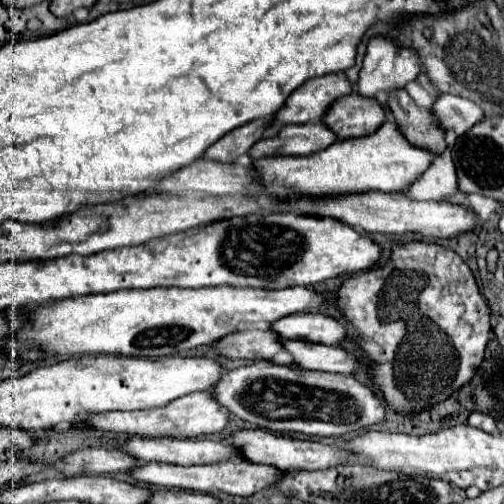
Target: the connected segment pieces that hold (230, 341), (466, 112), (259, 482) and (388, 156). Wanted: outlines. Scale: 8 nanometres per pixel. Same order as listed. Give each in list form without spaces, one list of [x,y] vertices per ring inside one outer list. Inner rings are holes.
[[[242,322],[235,334],[225,336],[217,346],[217,354],[227,358],[251,358],[251,360],[271,360],[279,350],[283,350],[283,340],[271,328],[252,328]]]
[[[441,94],[435,100],[431,112],[443,130],[451,130],[457,136],[465,134],[475,122],[483,118],[483,110],[477,104],[453,94]]]
[[[237,460],[237,462],[219,462],[219,464],[203,464],[203,466],[175,466],[175,464],[163,464],[163,462],[145,462],[139,468],[131,472],[137,480],[153,484],[153,486],[165,486],[165,488],[181,488],[181,490],[193,490],[203,494],[233,494],[233,496],[253,496],[255,492],[261,492],[273,484],[277,484],[285,472],[267,466],[267,464],[255,464],[249,460]]]
[[[383,122],[383,126],[363,138],[337,140],[329,148],[315,152],[311,156],[283,156],[283,158],[263,158],[253,162],[261,172],[267,192],[285,198],[289,194],[309,194],[309,196],[327,196],[327,194],[355,194],[355,192],[407,192],[407,186],[419,178],[431,164],[433,154],[411,146],[403,134],[397,130],[397,124]]]

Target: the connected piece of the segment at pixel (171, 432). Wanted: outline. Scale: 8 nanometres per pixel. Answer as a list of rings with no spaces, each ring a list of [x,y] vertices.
[[[195,392],[187,394],[179,400],[173,400],[171,404],[163,408],[151,408],[143,412],[103,412],[103,414],[91,414],[89,420],[83,424],[85,428],[101,430],[101,432],[113,432],[113,434],[131,434],[141,438],[201,438],[207,434],[215,434],[225,430],[229,424],[229,414],[223,410],[223,406],[211,396],[211,392]]]

